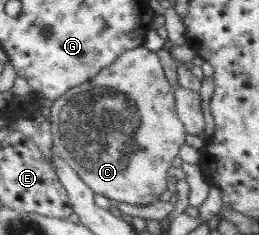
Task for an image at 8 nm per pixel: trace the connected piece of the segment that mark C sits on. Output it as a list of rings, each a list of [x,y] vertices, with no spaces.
[[[143,46],[125,51],[112,65],[102,69],[92,80],[70,89],[64,93],[62,98],[54,100],[50,113],[55,152],[62,155],[62,158],[65,158],[72,165],[72,168],[90,185],[95,193],[118,202],[149,204],[159,200],[162,192],[168,190],[168,170],[170,170],[172,162],[178,156],[179,146],[184,144],[185,128],[182,128],[181,120],[178,118],[176,88],[168,82],[168,78],[164,74],[164,68],[162,68],[162,62],[160,62],[156,51],[148,50]]]

